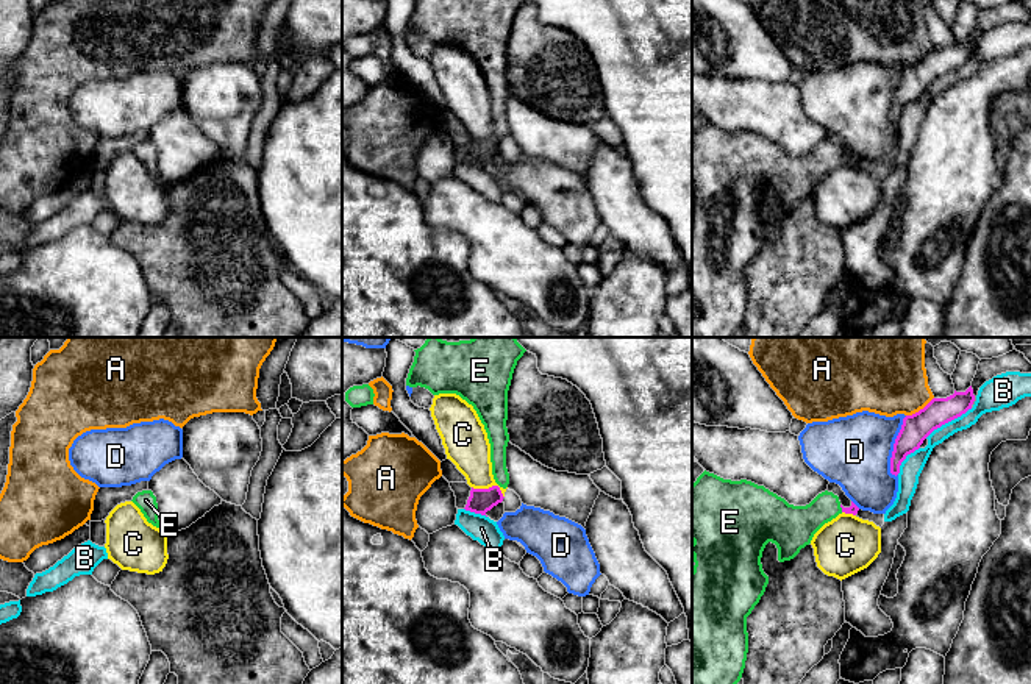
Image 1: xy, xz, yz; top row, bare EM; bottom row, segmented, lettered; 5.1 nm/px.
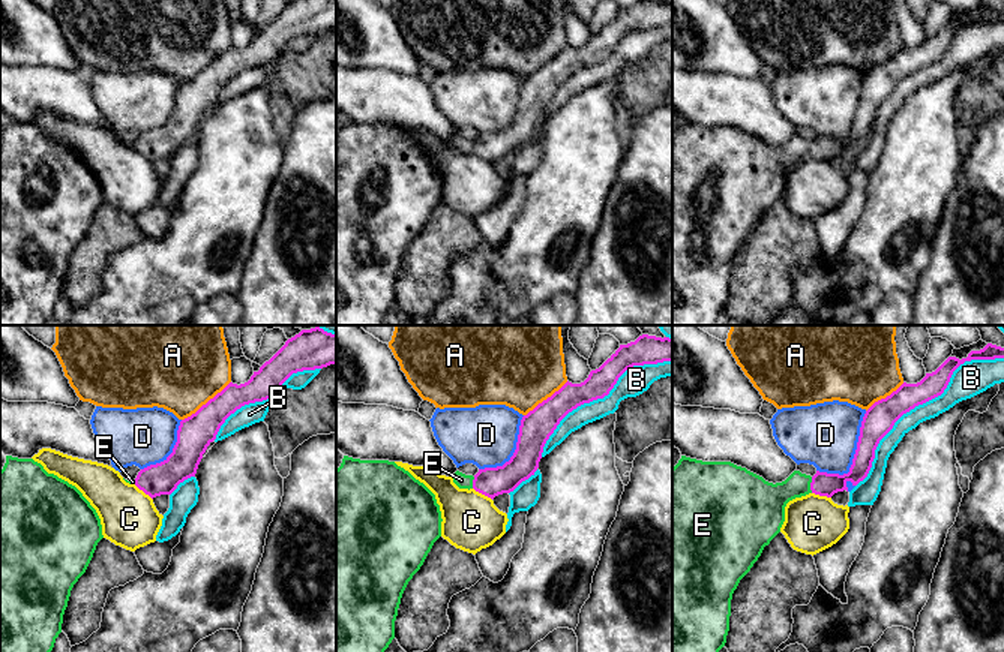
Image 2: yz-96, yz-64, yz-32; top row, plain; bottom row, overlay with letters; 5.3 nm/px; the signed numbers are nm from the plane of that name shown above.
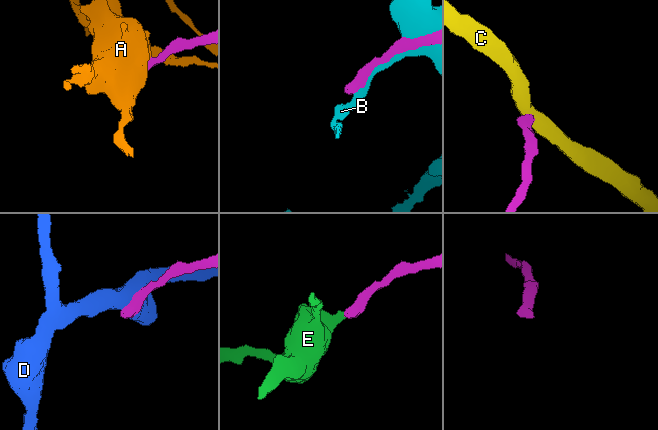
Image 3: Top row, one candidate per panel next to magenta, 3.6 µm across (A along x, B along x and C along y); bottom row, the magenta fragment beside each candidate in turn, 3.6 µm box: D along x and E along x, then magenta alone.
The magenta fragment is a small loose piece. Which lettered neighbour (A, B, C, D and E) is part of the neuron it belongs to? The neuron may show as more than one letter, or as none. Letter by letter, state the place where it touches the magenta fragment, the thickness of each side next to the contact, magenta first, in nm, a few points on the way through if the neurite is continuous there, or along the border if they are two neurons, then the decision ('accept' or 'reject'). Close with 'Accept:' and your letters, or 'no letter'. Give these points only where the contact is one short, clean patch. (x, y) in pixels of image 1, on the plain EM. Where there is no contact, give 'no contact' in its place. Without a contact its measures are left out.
A: yz (920, 60) | 150/340 nm | reject
B: yz (948, 71) | 150/140 nm | reject
C: xz (491, 138) | 130/220 nm | along xz (472, 136), (497, 136), (503, 147) | reject
D: yz (894, 97) | 150/380 nm | reject
E: yz (841, 156) | 50/200 nm | across yz (853, 160), (841, 156), (824, 158), (797, 175) | accept
Accept: E

